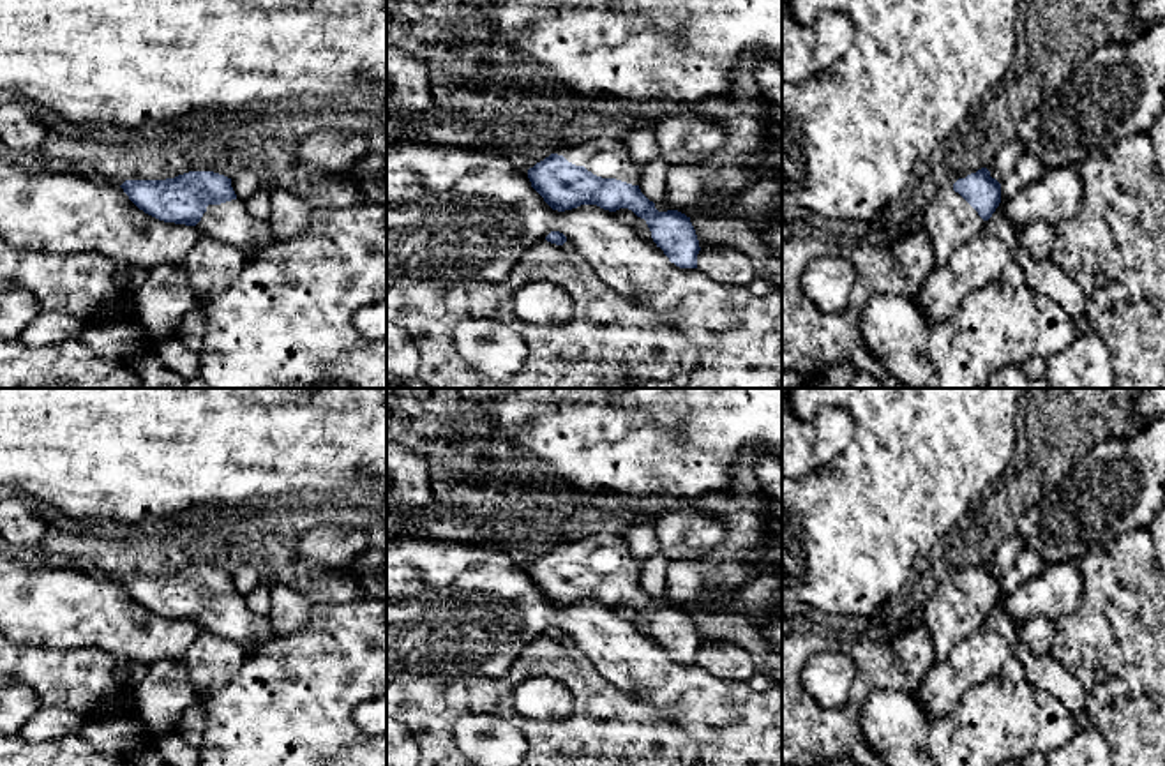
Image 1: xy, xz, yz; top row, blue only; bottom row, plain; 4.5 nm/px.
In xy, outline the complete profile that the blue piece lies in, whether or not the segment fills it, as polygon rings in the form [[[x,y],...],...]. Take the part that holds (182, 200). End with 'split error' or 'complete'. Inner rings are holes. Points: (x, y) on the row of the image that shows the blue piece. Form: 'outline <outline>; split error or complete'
outline [[[189,171],[166,180],[125,180],[120,187],[145,214],[164,222],[194,226],[199,233],[229,244],[247,256],[263,252],[275,240],[270,224],[247,212],[245,201],[231,187],[231,178],[224,175]]]; split error

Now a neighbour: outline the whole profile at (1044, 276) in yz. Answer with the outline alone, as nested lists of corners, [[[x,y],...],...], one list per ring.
[[[1024,152],[1015,169],[1001,182],[1001,203],[985,222],[985,231],[999,237],[1013,252],[1015,261],[1024,270],[1024,284],[1047,295],[1064,307],[1073,318],[1084,314],[1086,295],[1079,284],[1066,275],[1050,258],[1034,259],[1027,249],[1018,244],[1017,229],[1010,226],[1004,215],[1004,205],[1024,187],[1038,180],[1040,171],[1034,154]]]

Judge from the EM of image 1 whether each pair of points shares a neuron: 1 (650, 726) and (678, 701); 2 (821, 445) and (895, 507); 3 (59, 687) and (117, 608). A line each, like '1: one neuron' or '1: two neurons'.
1: two neurons
2: two neurons
3: two neurons

